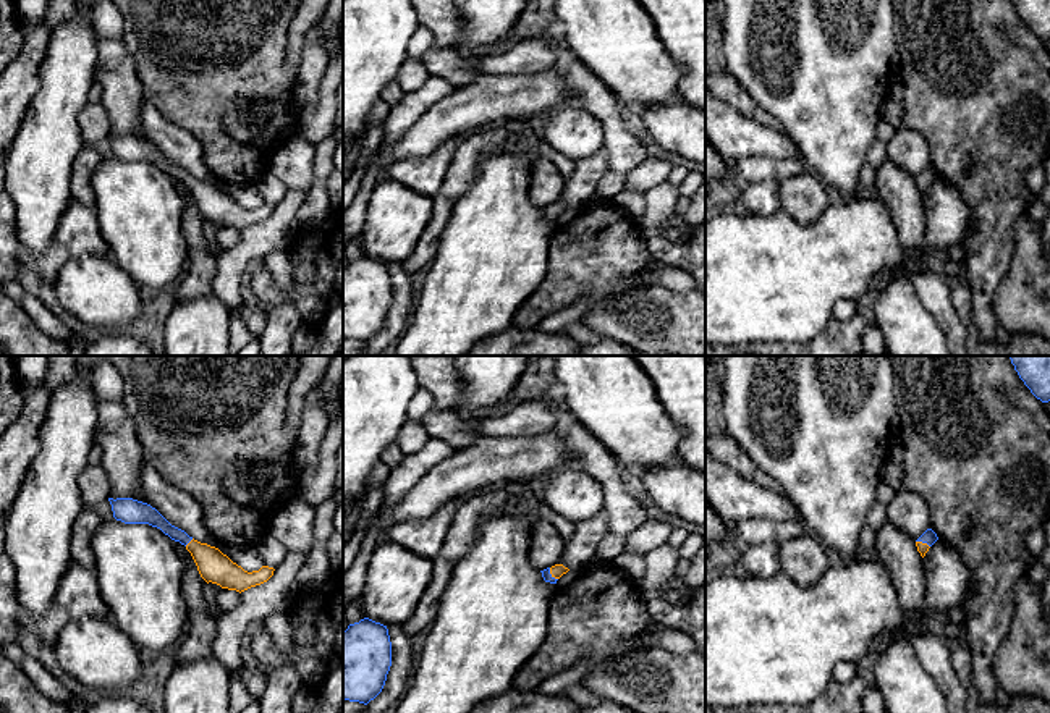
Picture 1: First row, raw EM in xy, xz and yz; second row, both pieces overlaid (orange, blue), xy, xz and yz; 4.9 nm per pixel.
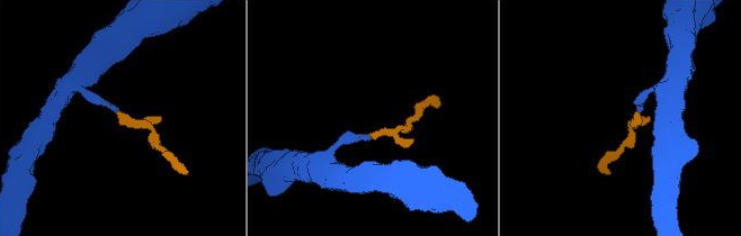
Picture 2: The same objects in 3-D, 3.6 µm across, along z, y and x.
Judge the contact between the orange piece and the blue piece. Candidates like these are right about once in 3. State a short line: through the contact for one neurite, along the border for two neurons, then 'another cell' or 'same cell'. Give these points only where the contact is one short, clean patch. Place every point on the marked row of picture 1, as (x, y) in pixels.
xy (214, 566), (190, 542), (148, 514) | same cell

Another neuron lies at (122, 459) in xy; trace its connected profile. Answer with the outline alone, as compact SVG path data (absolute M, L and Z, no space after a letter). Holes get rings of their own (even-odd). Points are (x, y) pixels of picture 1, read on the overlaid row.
M97 398L95 404L99 407L95 441L104 453L100 466L110 480L110 498L147 503L141 488L142 449L133 419L123 401Z

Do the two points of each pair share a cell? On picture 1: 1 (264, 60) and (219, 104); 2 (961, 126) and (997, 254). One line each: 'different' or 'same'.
1: same
2: same

